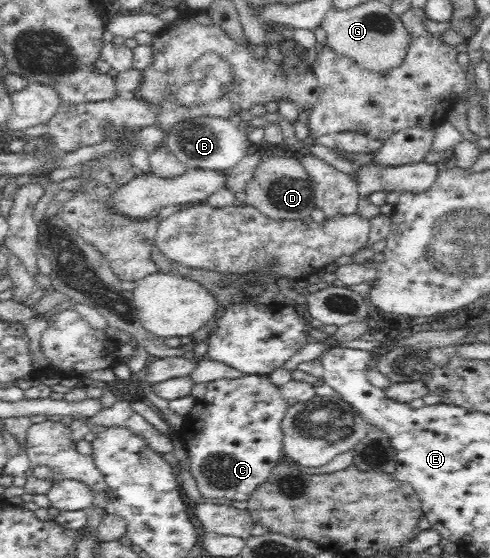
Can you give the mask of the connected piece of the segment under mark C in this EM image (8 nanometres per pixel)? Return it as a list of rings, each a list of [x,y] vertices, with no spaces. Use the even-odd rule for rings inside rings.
[[[266,375],[218,379],[207,384],[204,398],[195,400],[195,405],[190,413],[183,417],[183,425],[178,430],[184,438],[188,472],[193,476],[196,489],[203,500],[225,498],[246,502],[257,486],[265,482],[270,470],[284,459],[284,435],[281,424],[288,407],[280,389],[272,384]]]

